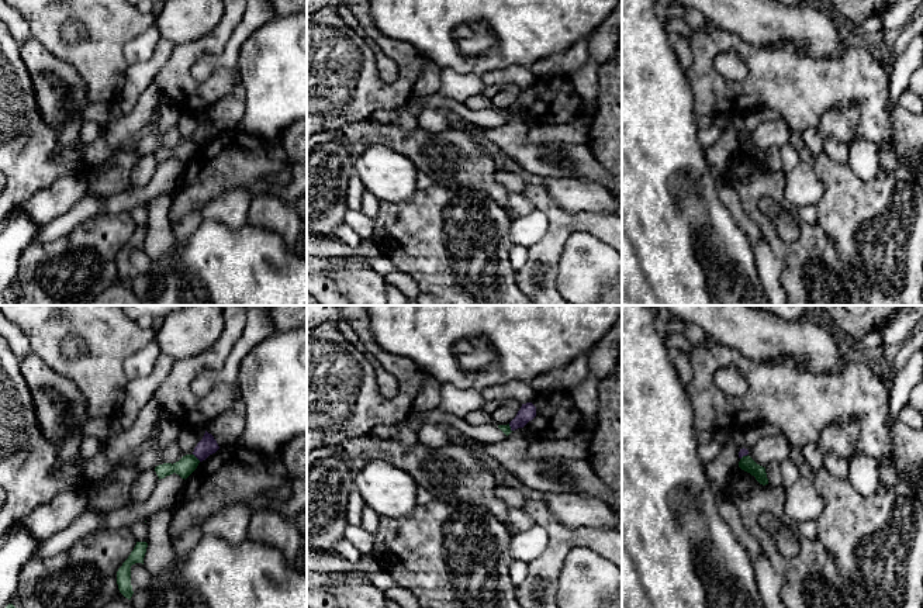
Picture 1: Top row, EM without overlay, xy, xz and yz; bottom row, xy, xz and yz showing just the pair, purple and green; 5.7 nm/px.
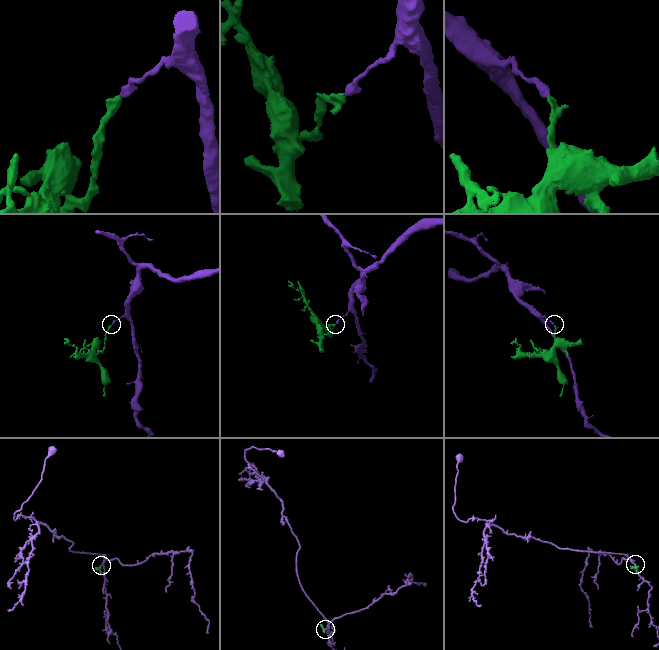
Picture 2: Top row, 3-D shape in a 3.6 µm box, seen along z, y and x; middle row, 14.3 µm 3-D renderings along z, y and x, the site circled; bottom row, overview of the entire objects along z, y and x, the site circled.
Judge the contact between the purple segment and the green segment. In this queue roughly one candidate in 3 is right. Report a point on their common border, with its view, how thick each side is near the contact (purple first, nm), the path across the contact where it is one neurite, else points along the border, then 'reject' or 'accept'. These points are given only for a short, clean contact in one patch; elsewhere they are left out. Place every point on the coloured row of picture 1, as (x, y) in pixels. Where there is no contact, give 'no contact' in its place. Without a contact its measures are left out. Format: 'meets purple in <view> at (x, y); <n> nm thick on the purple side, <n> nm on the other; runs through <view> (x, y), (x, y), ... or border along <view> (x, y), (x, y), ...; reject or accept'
meets purple in xy at (197, 458); 100 nm thick on the purple side, 100 nm on the other; border along xy (193, 453), (200, 460); reject

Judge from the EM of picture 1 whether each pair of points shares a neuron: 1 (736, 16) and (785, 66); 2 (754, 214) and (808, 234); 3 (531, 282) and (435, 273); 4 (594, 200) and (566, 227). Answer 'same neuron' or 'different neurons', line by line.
1: different neurons
2: same neuron
3: different neurons
4: different neurons

